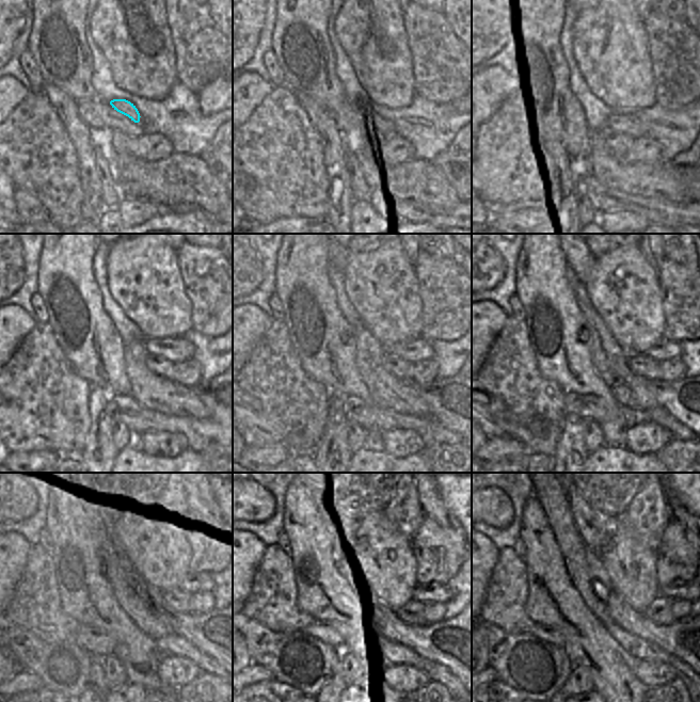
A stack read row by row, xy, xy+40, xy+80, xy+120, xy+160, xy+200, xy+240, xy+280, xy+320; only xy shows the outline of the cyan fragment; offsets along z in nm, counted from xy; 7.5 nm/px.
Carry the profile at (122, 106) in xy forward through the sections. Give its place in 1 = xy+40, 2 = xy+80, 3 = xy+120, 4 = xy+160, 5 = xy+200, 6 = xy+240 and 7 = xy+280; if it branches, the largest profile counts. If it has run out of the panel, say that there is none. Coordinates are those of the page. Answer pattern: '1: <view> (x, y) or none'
1: xy+40 (369, 110)
2: xy+80 (626, 111)
3: xy+120 (175, 350)
4: xy+160 (418, 350)
5: xy+200 (664, 349)
6: xy+240 (203, 583)
7: xy+280 (435, 592)

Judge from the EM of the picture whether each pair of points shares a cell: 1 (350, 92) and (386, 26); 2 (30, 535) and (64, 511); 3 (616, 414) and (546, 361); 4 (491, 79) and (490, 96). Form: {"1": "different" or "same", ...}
{"1": "different", "2": "different", "3": "same", "4": "same"}

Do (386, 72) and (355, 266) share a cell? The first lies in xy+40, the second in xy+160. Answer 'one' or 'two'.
one

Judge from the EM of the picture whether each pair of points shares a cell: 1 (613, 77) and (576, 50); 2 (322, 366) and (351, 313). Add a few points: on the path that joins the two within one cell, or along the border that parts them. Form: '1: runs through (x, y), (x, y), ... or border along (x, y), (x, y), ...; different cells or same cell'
1: border along (577, 37), (599, 83); different cells
2: border along (335, 298), (341, 315), (350, 325); different cells

